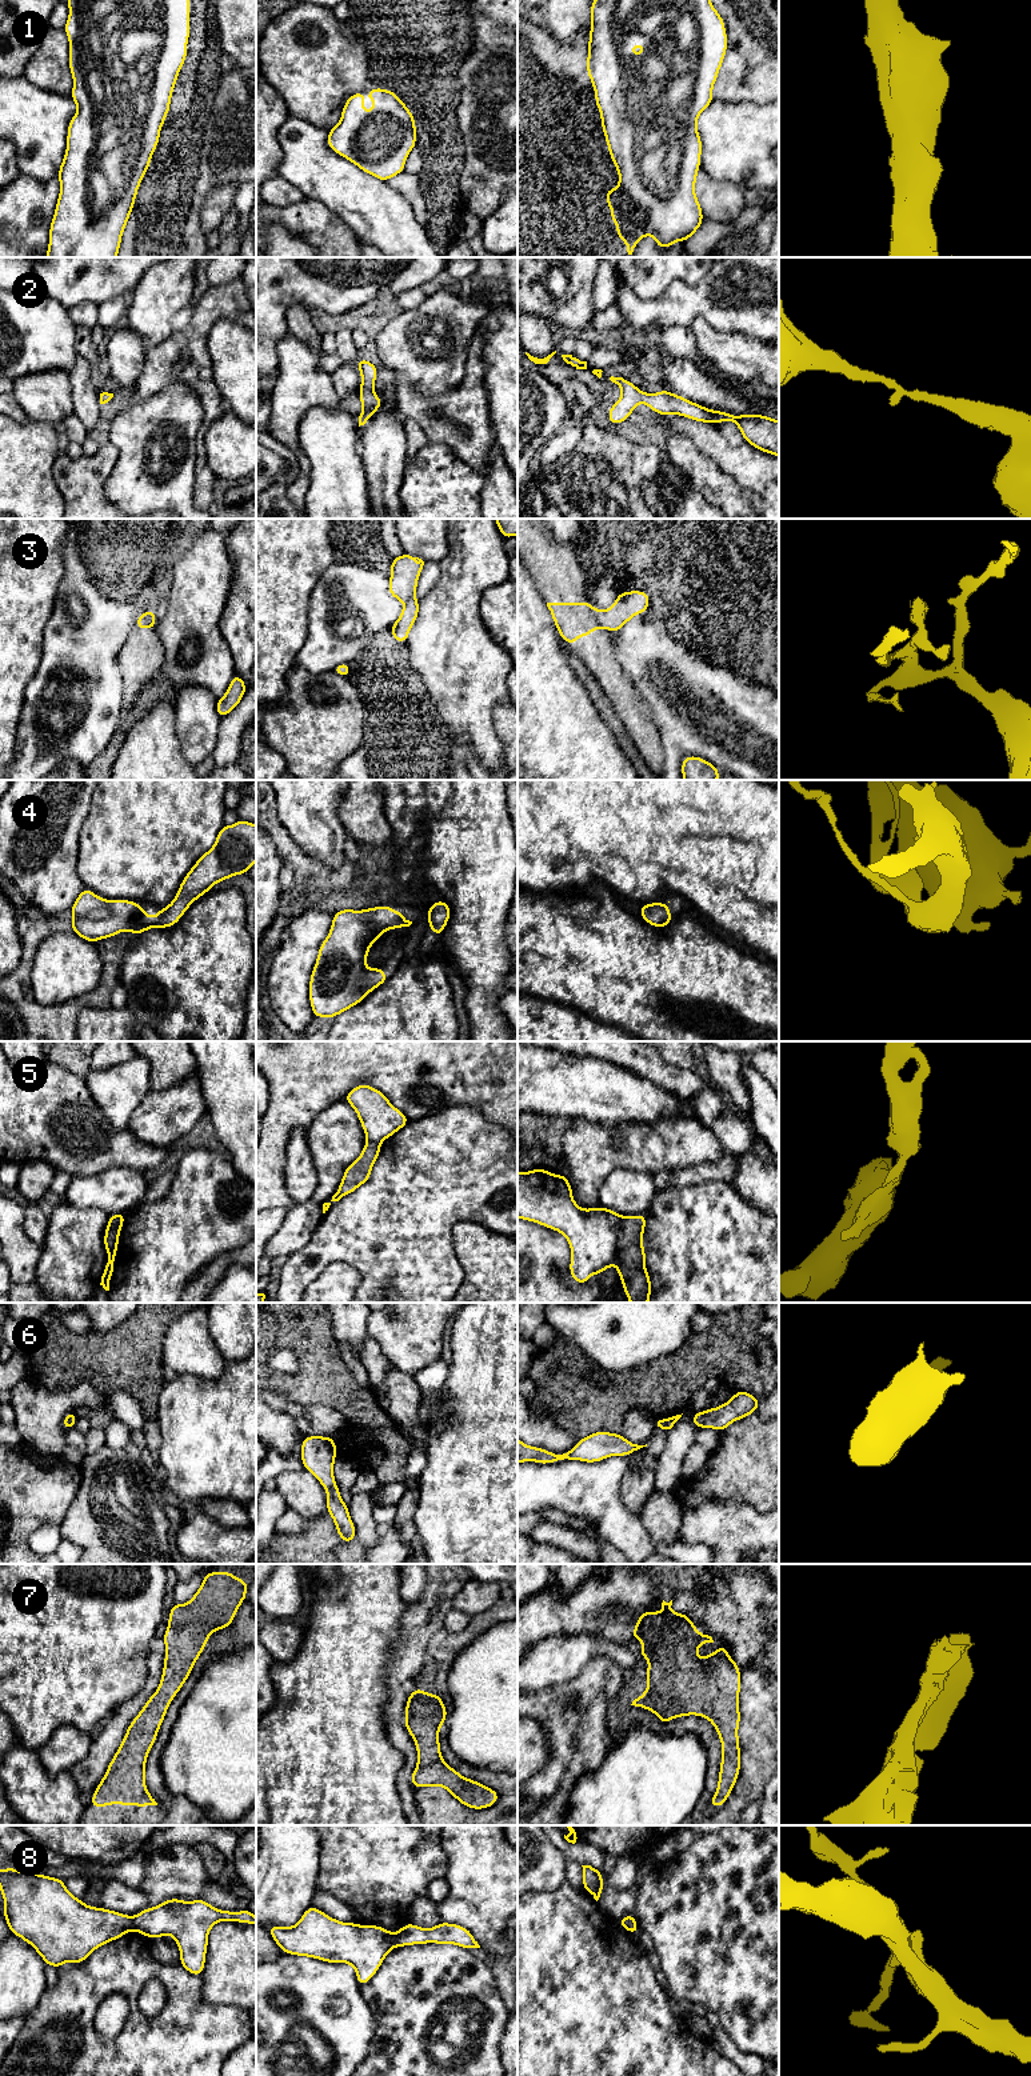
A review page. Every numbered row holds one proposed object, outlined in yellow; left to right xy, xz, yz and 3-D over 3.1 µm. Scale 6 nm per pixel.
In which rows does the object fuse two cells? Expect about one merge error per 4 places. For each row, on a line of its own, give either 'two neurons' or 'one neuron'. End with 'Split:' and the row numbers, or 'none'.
1: one neuron
2: one neuron
3: two neurons
4: one neuron
5: two neurons
6: one neuron
7: one neuron
8: two neurons
Split: 3, 5, 8

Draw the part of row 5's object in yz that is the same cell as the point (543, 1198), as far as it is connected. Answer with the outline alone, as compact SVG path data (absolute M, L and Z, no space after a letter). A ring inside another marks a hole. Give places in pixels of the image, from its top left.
M543 1168L518 1171L518 1217L558 1231L568 1240L570 1273L579 1284L616 1264L623 1216L602 1205L580 1208L566 1175Z

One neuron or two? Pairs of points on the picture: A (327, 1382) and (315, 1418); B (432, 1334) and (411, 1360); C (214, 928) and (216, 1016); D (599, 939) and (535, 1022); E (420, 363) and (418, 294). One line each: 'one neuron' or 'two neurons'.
A: two neurons
B: one neuron
C: one neuron
D: two neurons
E: two neurons

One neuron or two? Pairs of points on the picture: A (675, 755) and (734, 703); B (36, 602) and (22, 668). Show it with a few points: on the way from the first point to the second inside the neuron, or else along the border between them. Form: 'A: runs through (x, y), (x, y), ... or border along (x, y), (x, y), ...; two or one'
A: runs through (670, 711), (655, 692), (654, 659), (690, 682); one
B: runs through (22, 618), (22, 652); one

